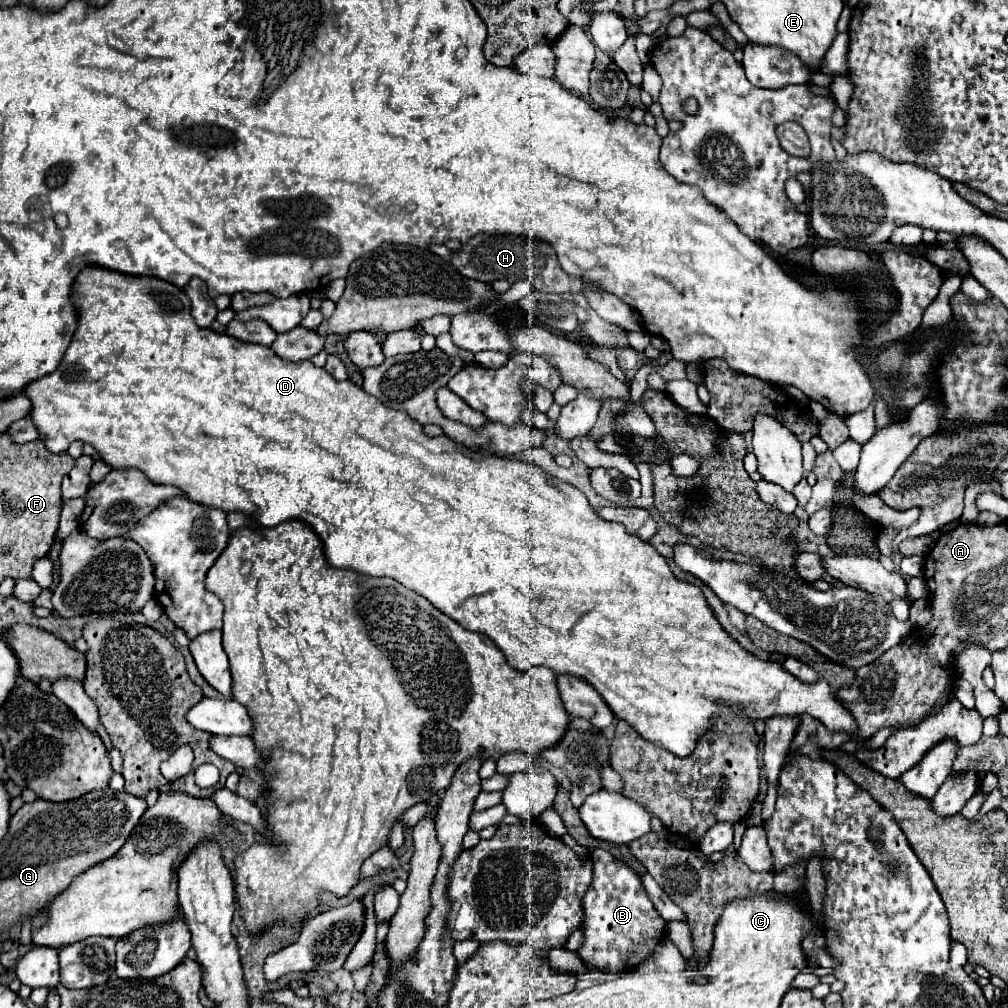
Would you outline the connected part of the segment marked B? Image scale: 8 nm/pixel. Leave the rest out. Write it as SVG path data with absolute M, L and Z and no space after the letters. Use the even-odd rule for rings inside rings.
M594 849L590 859L592 881L582 899L584 921L580 929L584 931L584 941L578 949L578 957L590 969L622 975L634 971L654 953L654 947L664 937L666 921L654 909L652 901L642 889L640 877L630 867L604 849Z

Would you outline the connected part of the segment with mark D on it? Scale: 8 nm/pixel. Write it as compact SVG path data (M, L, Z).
M86 267L74 283L72 299L78 307L80 325L64 359L60 361L54 373L36 379L24 389L24 395L34 401L30 417L40 431L40 439L44 439L46 447L52 453L66 451L72 441L84 441L90 443L100 453L100 457L108 465L112 465L112 469L140 469L152 483L174 485L182 489L182 493L194 503L218 507L222 511L246 513L250 517L256 517L262 527L276 527L278 523L292 519L302 521L310 525L314 533L322 539L326 561L330 565L354 569L364 575L390 577L402 583L406 589L418 591L438 611L446 613L462 627L488 635L506 655L510 667L518 671L544 665L556 675L574 675L578 679L584 679L602 695L602 699L618 719L632 725L646 741L662 745L676 757L684 759L686 755L690 755L702 733L712 727L716 715L730 719L732 709L744 709L742 715L752 723L756 719L766 721L776 715L810 715L826 729L836 733L848 733L856 739L858 745L866 743L866 739L858 735L858 727L852 719L852 713L842 707L842 701L836 697L836 693L824 679L806 685L802 681L796 681L796 677L790 675L780 663L762 661L742 649L738 641L724 631L700 587L676 579L666 559L650 543L630 535L622 523L610 523L600 519L582 491L578 491L570 483L552 477L536 463L520 461L516 457L496 457L470 451L446 435L428 437L422 431L422 425L418 425L418 421L414 421L408 413L386 407L382 401L368 395L362 387L356 387L350 381L334 381L326 373L326 369L316 367L312 361L290 363L286 359L280 359L270 347L250 345L238 341L236 337L216 333L212 329L202 329L194 323L188 295L162 279L132 277L100 267Z

